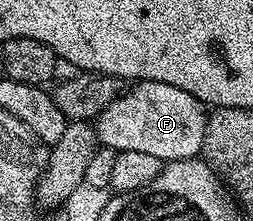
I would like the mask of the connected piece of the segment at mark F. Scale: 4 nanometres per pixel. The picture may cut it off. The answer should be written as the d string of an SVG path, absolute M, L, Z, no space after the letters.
M140 81L131 84L96 119L99 142L105 148L120 154L124 151L141 151L156 155L161 161L183 161L198 157L202 152L204 131L208 116L207 106L196 100L188 91L172 87L169 83Z

